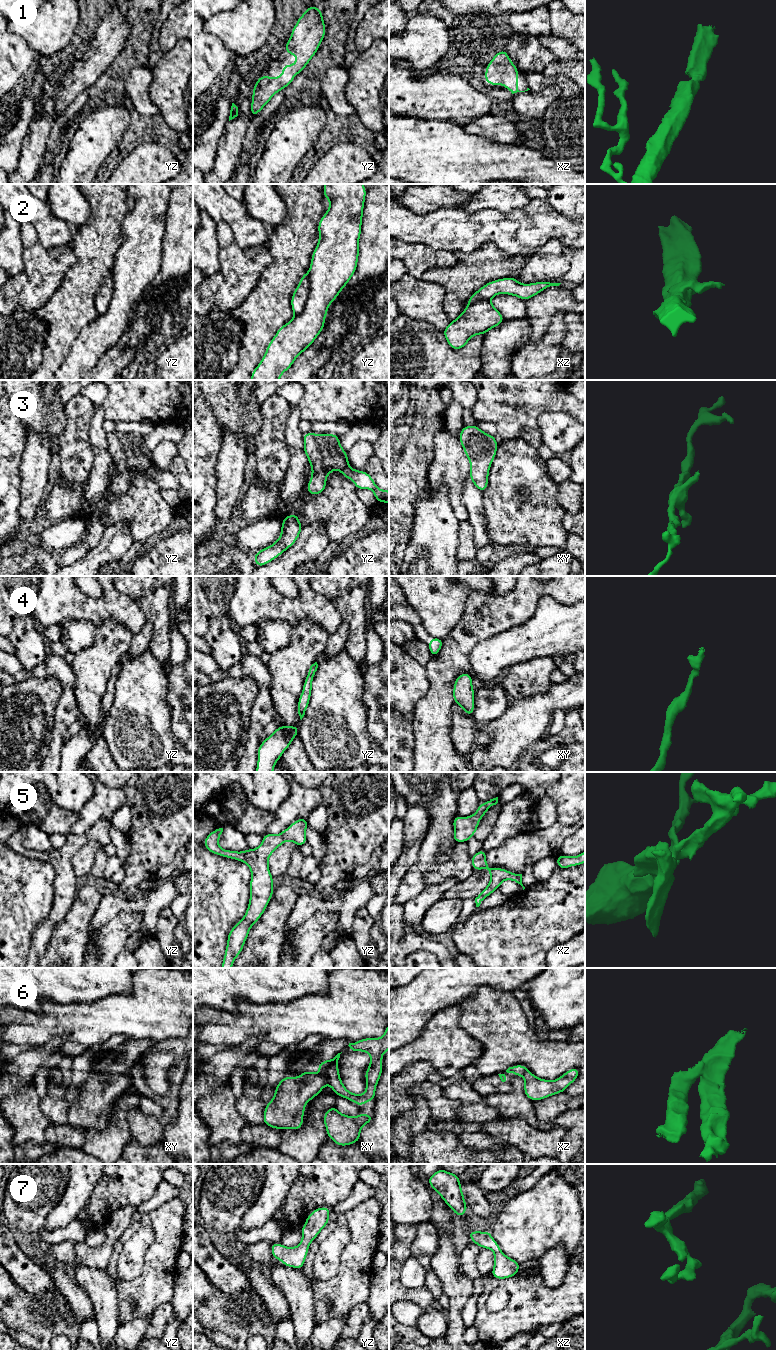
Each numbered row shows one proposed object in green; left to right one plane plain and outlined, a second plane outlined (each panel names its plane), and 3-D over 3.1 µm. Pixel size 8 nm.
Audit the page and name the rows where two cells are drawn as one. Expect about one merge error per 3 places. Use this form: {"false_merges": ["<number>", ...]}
{"false_merges": ["2", "6"]}

